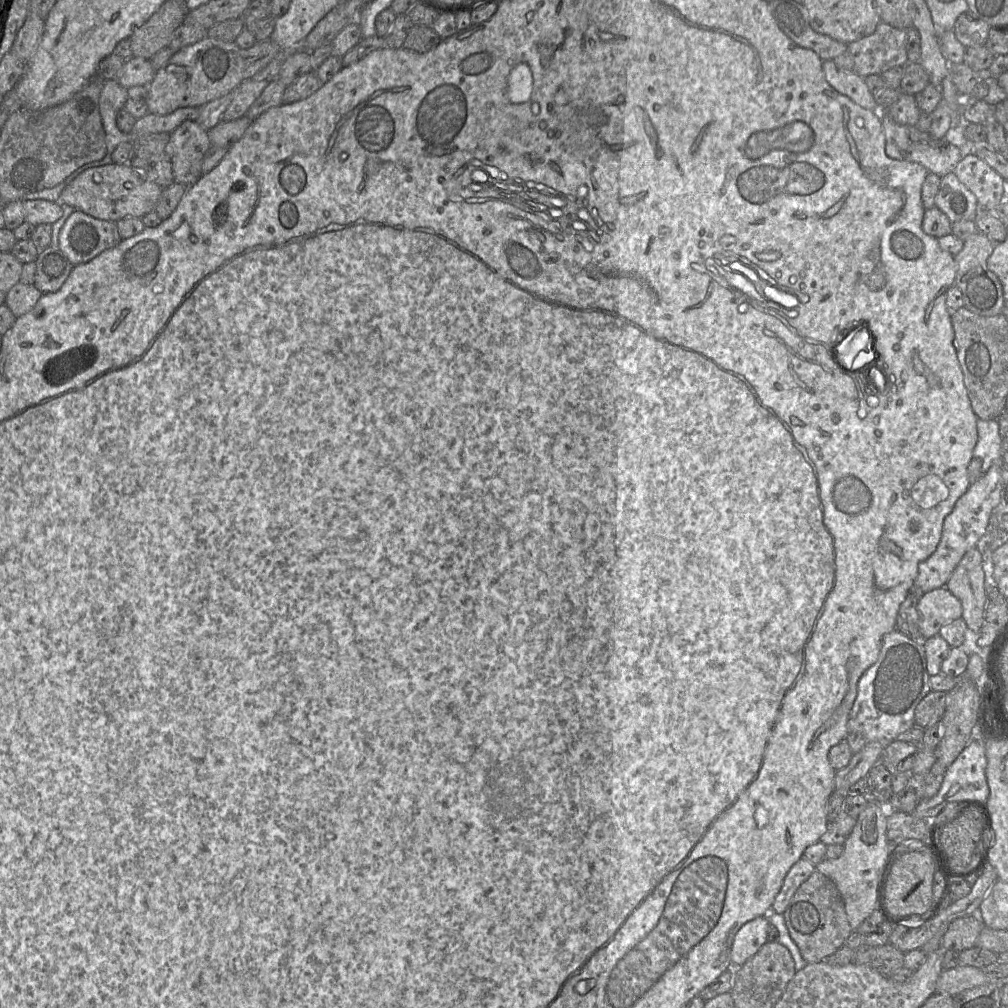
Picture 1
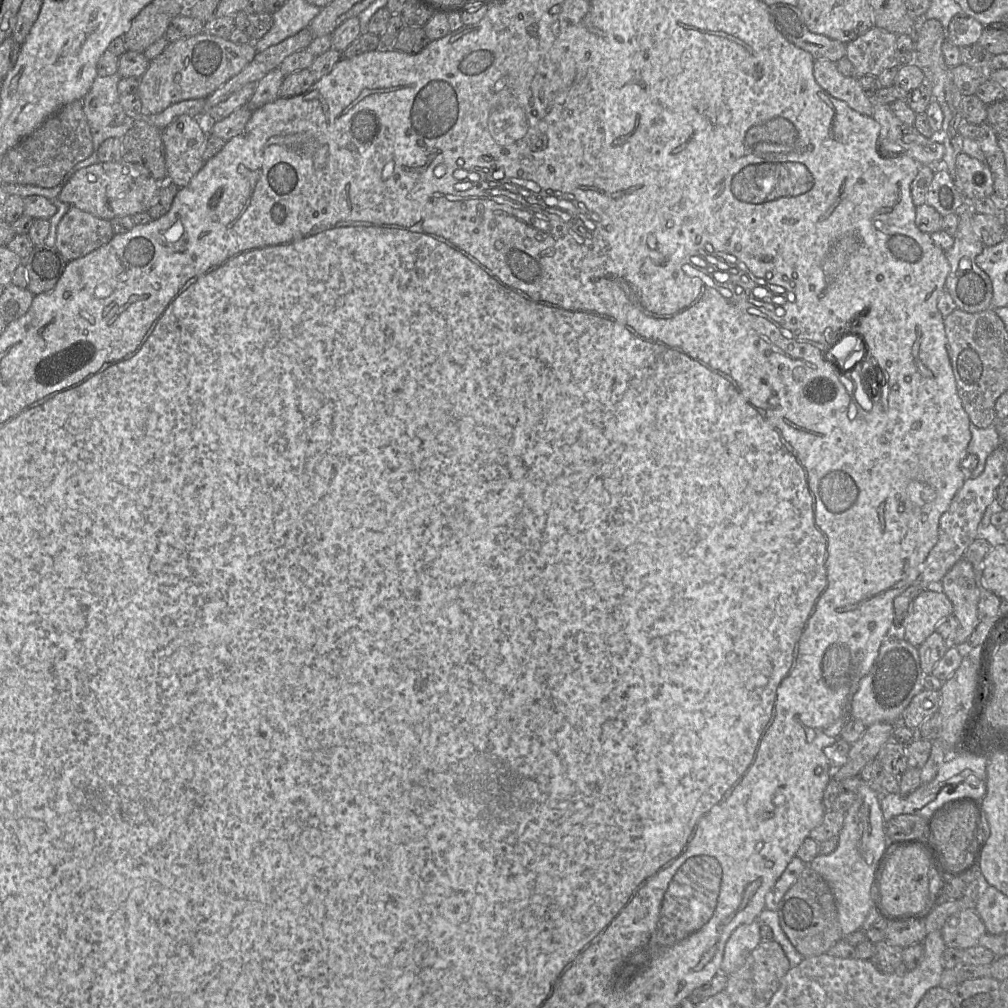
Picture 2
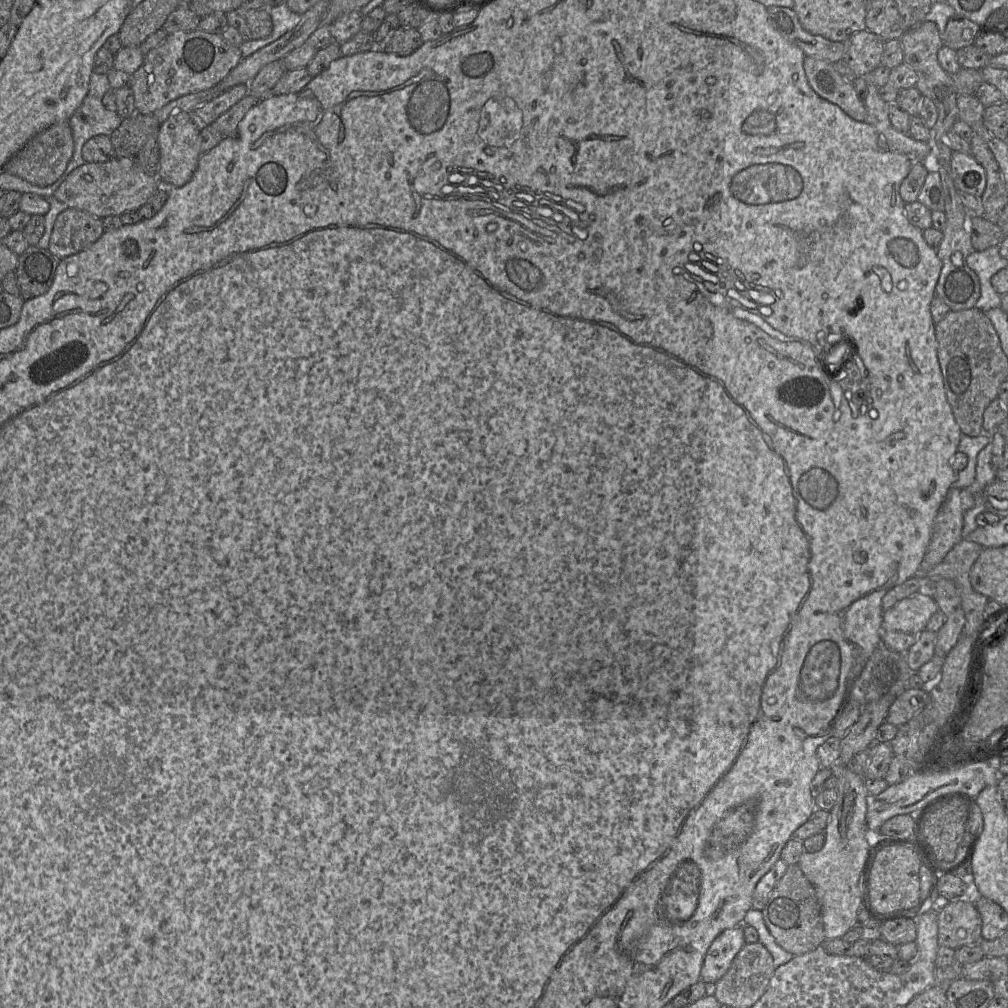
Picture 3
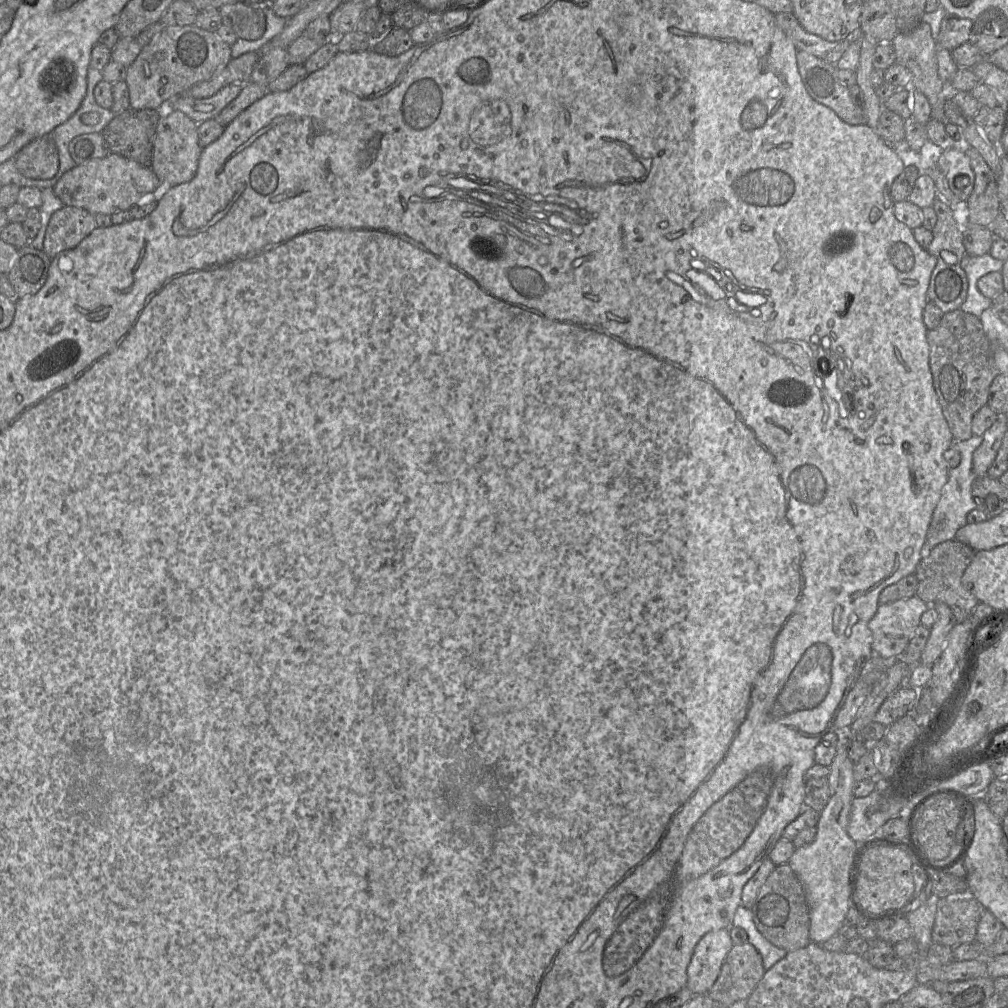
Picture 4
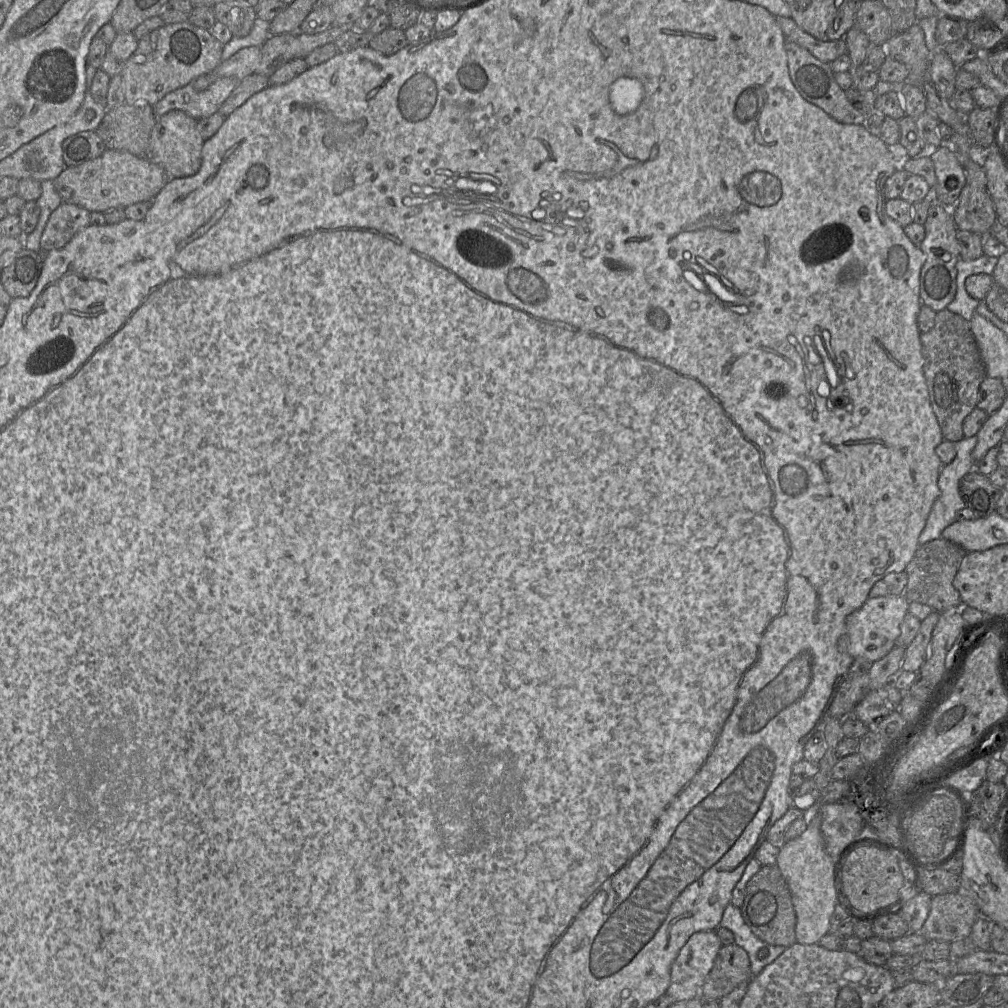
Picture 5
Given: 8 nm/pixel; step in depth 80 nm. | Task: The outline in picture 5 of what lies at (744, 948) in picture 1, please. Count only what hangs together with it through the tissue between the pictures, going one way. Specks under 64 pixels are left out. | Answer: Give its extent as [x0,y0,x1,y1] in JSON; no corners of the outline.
[665,931,721,1002]

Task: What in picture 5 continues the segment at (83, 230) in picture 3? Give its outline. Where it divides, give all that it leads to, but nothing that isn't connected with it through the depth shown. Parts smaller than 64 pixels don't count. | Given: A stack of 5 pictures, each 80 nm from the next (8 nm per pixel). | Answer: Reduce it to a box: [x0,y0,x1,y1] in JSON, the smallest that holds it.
[41,203,90,252]

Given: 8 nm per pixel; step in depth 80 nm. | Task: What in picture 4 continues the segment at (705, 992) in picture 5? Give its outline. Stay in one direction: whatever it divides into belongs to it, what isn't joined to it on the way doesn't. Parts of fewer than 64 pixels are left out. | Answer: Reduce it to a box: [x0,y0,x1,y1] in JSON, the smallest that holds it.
[707,945,765,1006]

